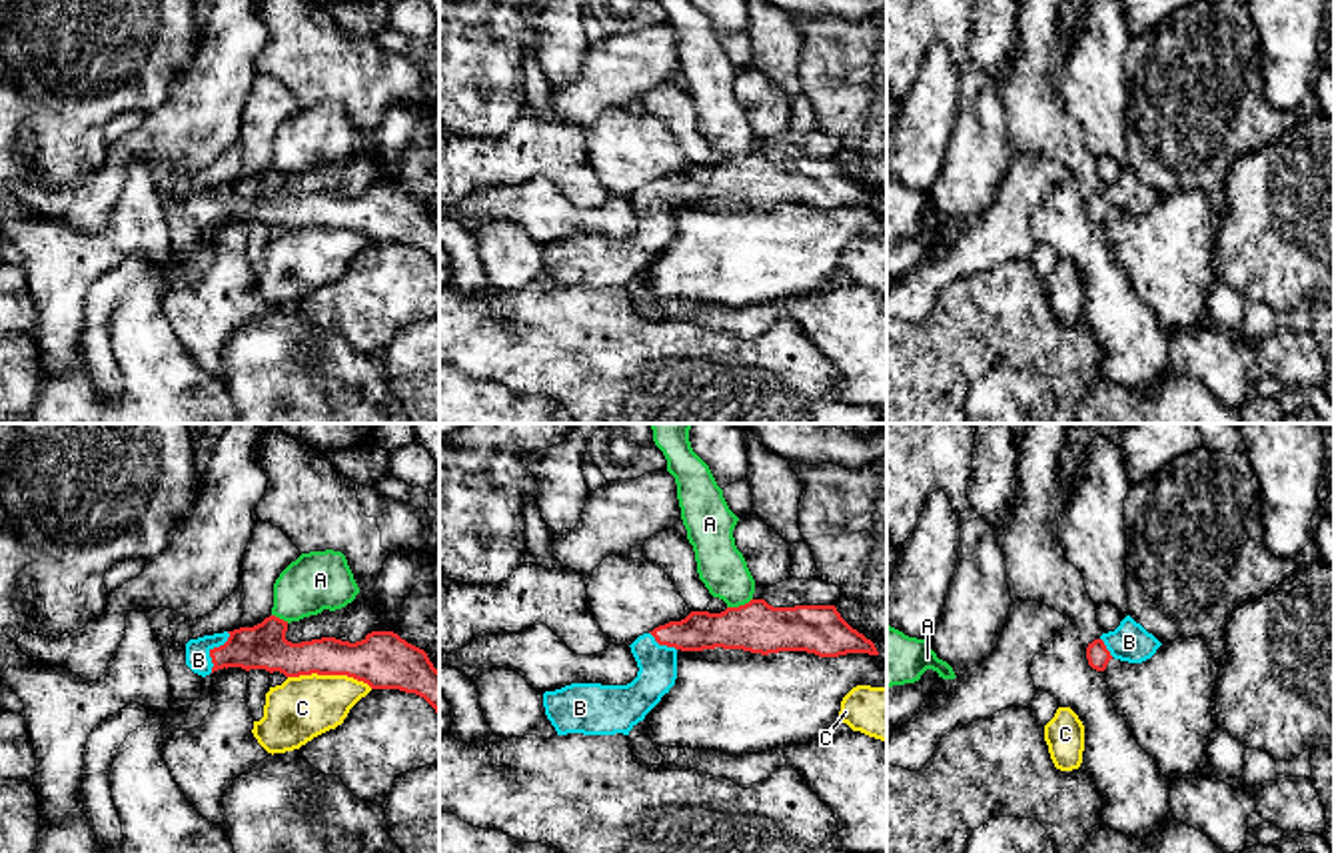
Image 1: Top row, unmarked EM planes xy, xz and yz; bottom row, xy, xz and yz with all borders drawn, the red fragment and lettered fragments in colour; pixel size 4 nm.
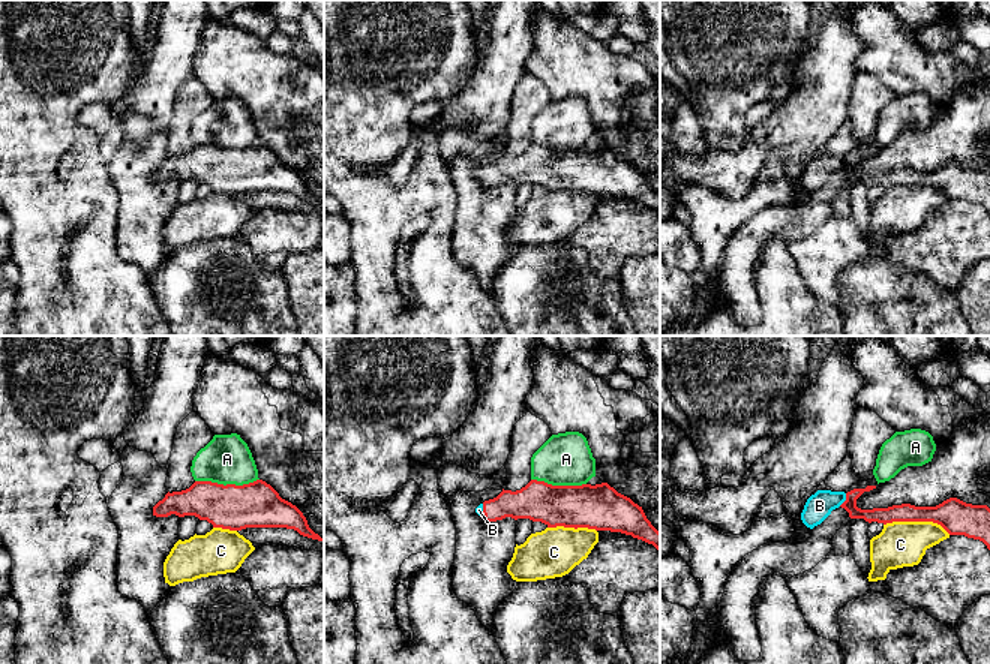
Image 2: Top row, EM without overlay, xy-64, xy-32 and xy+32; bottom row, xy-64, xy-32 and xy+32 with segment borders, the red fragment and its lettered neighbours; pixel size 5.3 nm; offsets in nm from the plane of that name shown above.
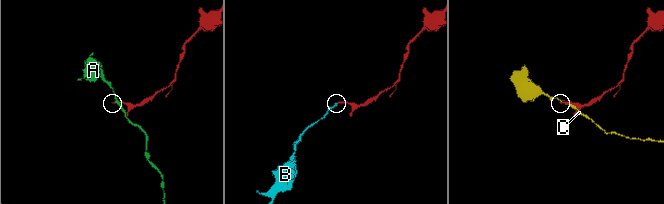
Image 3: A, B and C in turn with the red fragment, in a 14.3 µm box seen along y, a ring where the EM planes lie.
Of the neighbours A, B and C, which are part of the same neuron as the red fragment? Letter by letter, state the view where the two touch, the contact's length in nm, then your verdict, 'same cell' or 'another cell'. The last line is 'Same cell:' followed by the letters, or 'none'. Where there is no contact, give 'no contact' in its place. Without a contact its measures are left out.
A: contact in xz; length 110 nm; another cell
B: contact in xy; length 180 nm; same cell
C: contact in xy; length 340 nm; another cell
Same cell: B

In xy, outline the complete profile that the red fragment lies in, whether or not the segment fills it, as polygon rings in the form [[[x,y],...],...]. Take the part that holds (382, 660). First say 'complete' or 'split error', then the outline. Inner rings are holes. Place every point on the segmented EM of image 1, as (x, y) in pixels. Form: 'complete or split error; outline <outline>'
split error; outline [[[270,615],[254,627],[204,635],[186,643],[186,665],[206,677],[242,667],[300,675],[347,675],[371,689],[399,689],[423,697],[439,715],[439,671],[427,653],[393,631],[371,631],[349,643],[322,637],[302,643],[286,639],[288,621]]]

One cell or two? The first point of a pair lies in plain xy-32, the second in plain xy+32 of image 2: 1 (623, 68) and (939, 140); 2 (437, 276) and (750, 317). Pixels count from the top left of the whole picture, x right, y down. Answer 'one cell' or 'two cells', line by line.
1: two cells
2: two cells

